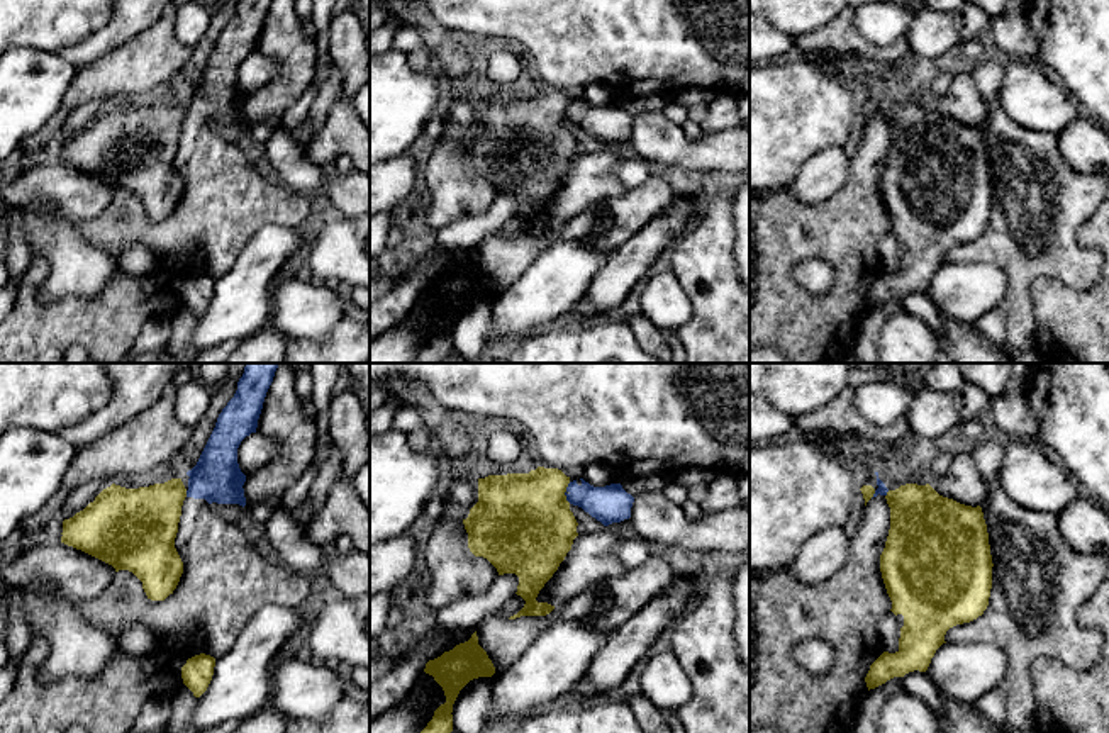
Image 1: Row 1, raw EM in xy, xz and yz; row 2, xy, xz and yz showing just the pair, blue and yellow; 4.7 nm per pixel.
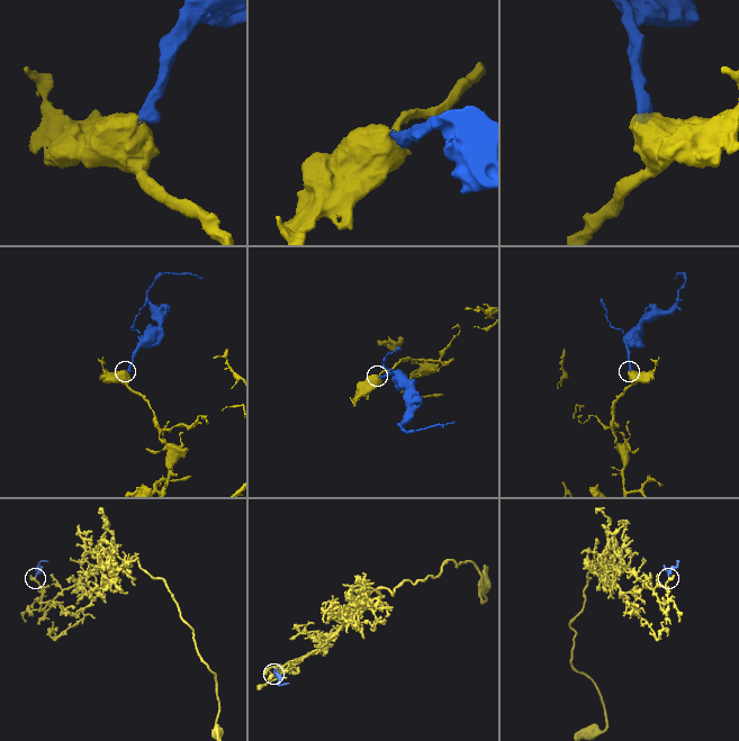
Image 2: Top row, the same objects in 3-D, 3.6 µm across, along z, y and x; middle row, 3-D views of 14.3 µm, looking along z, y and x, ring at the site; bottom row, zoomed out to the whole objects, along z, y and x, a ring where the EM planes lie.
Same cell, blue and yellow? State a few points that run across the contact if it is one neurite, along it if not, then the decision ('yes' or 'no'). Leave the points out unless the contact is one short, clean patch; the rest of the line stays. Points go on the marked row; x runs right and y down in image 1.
line xz (570, 482), (565, 492), (568, 503); no

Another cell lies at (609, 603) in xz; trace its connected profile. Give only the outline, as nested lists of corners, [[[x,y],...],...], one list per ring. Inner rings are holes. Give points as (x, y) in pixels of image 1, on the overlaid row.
[[[655,551],[624,575],[599,580],[560,607],[560,621],[590,621],[610,633],[660,596],[673,580],[670,565]]]

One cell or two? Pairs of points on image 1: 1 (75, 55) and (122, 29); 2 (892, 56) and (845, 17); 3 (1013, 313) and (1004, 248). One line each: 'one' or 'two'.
1: one
2: one
3: one

